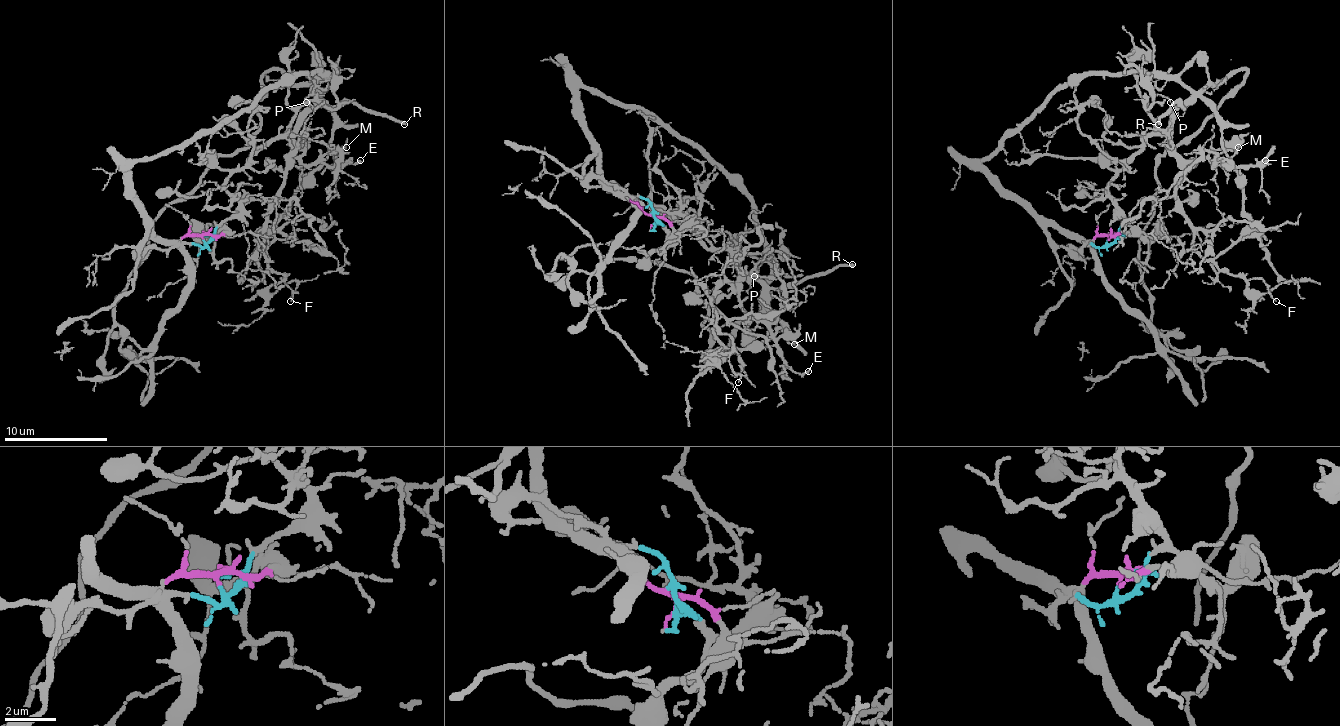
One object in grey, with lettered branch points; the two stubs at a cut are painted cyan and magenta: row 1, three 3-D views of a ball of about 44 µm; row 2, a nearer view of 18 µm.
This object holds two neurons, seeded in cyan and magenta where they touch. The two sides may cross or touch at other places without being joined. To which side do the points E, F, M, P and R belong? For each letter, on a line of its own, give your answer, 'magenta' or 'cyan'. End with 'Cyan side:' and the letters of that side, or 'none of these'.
E: cyan
F: cyan
M: cyan
P: cyan
R: cyan
Cyan side: E, F, M, P, R

